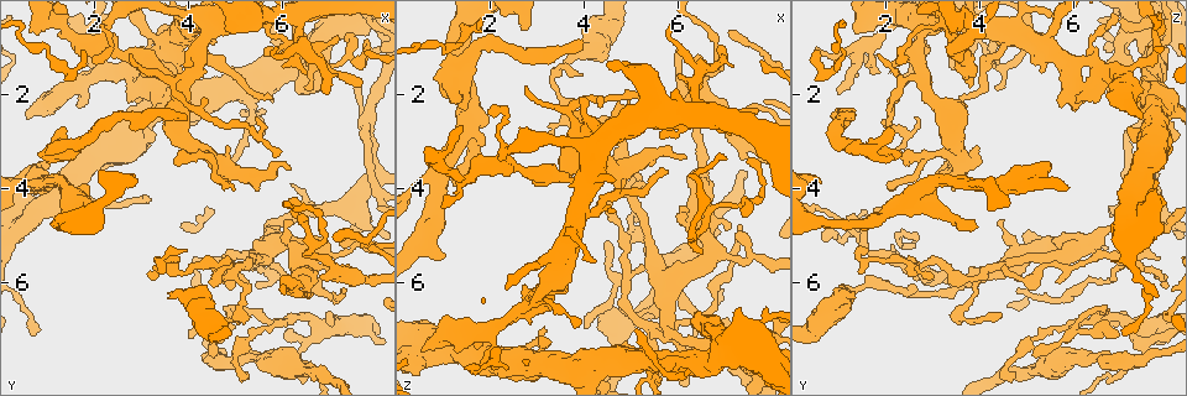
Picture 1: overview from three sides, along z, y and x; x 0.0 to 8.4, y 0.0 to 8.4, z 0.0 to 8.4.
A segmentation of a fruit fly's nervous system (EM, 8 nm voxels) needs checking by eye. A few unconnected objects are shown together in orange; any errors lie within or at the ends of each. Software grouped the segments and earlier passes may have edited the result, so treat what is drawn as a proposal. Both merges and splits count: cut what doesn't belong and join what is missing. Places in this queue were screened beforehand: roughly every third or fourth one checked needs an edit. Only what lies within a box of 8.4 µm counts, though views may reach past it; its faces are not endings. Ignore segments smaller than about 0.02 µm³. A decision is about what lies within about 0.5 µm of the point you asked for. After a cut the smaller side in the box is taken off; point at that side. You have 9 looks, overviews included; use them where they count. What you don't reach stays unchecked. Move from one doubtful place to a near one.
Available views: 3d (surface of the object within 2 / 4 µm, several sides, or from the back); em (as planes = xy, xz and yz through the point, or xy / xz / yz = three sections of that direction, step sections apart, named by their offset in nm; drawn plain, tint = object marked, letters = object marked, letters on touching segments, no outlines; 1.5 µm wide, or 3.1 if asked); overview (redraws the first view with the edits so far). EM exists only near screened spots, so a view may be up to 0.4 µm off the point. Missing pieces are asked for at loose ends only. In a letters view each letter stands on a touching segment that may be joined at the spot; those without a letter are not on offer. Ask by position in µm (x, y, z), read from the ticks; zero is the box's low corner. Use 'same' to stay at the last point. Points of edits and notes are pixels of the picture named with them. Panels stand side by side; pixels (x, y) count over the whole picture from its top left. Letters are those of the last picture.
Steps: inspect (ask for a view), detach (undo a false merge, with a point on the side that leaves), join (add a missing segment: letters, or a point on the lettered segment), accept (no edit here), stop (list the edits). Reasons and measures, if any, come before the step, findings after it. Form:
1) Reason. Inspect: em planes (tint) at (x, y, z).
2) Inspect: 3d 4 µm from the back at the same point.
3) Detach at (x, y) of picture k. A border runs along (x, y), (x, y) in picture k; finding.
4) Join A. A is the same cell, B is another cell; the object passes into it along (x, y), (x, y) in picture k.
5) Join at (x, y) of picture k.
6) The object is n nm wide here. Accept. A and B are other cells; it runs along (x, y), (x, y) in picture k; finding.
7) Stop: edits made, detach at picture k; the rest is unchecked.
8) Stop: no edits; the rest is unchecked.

Branch stops here. Inspect: 3d 4 µm at (6.15, 4.20, 2.20).

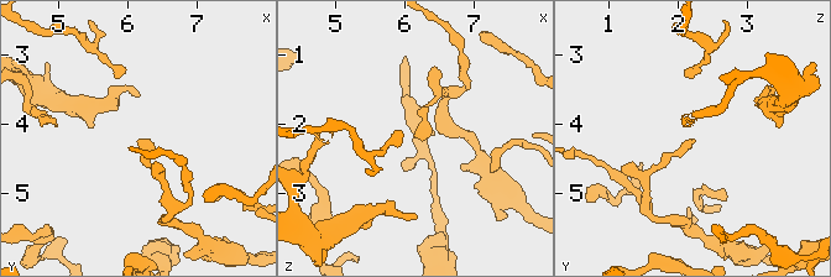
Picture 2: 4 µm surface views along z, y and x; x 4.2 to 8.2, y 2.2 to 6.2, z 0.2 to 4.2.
Inspect: em planes (letters) at (6.15, 4.20, 2.20).

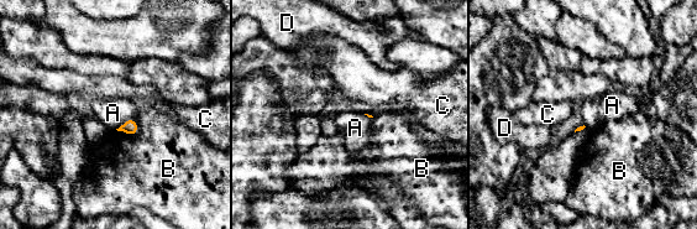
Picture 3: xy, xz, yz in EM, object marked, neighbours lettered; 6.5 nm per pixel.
Accept. A, B, C and D are other cells; no lettered segment goes on from it.

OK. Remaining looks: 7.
An open end. Inspect: 3d 2 µm at (3.50, 6.30, 1.30).

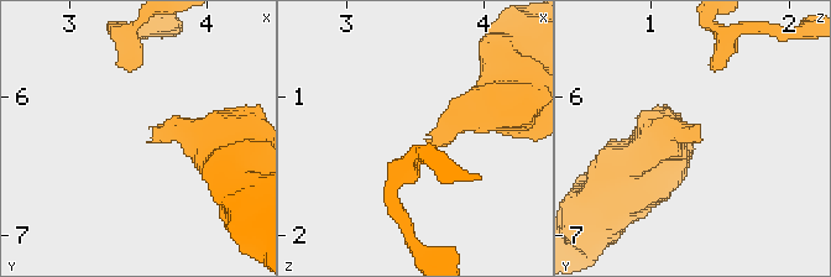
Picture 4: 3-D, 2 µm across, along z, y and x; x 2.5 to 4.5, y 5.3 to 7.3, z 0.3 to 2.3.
Inspect: em yz step 8 (letters) at (3.56, 6.32, 1.32).

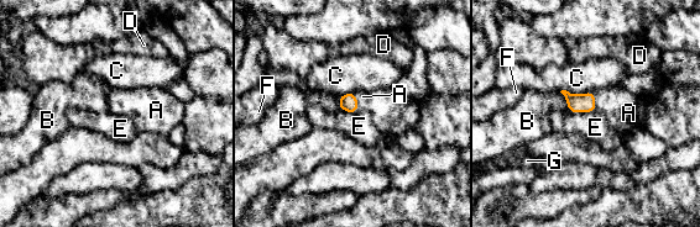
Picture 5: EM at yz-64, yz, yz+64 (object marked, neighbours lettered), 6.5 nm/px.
Inspect: em planes (letters) at the same point.

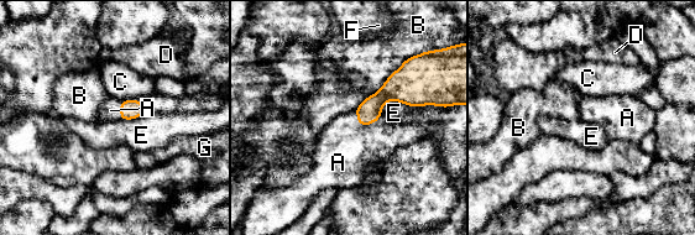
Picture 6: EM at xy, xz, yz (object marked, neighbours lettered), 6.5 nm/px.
The longest contact is with B, 500 nm. Join A. A is the same cell, B, C, D, E, F and G are other cells; the object passes into it along (129, 109), (120, 110), (110, 110) in picture 6; it goes on there.

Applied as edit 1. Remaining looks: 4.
Inspect: overview.

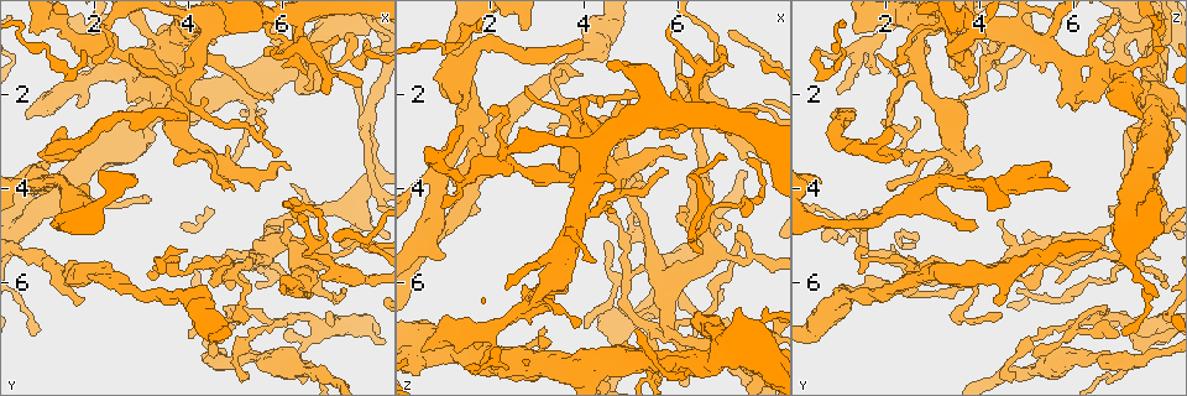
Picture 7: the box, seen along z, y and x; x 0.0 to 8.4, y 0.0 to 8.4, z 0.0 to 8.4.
An open end. Inspect: 3d 4 µm at (1.75, 6.40, 4.40).

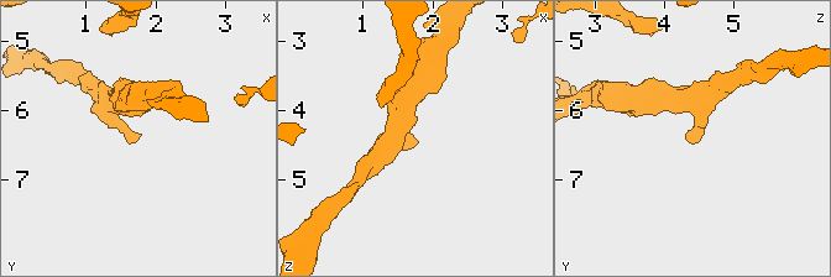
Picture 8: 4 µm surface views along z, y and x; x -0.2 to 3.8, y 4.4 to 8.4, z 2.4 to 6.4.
Now the EM. Inspect: em planes (letters) at (1.70, 6.35, 4.40).

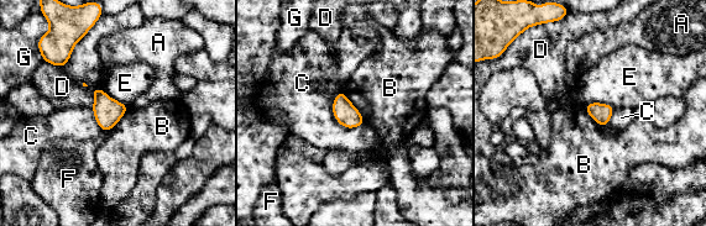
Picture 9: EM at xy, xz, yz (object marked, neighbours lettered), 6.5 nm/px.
Accept. A, B, C, D, E, F and G are other cells; a border runs along (341, 89), (365, 124) in picture 9; no lettered segment goes on from it.

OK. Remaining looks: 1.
Calibre changes. Inspect: em xy step 8 (letters) at (5.75, 7.60, 6.10).

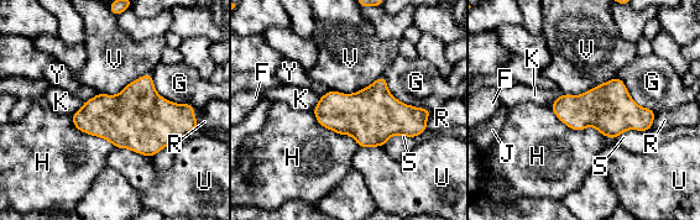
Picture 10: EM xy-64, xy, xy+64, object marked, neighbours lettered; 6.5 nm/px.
The longest contact is with H, 500 nm. Accept. F, G, H, J, K, R, S, U, V and Y are other cells; a border runs along (548, 106), (569, 127), (615, 140) in picture 10; all the same neuron.

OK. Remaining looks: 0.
Stop: edits made, join at picture 6; the rest is unchecked.

